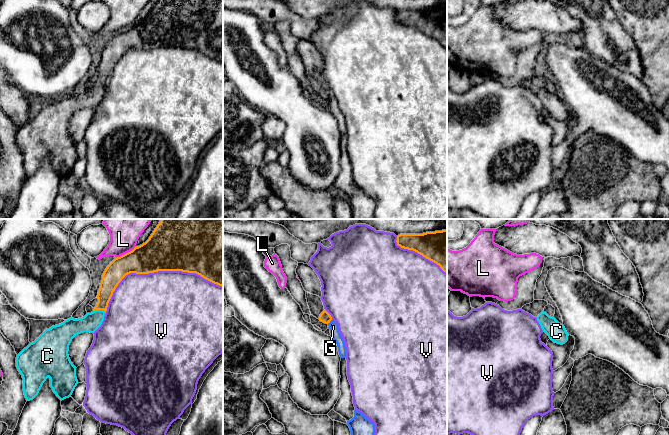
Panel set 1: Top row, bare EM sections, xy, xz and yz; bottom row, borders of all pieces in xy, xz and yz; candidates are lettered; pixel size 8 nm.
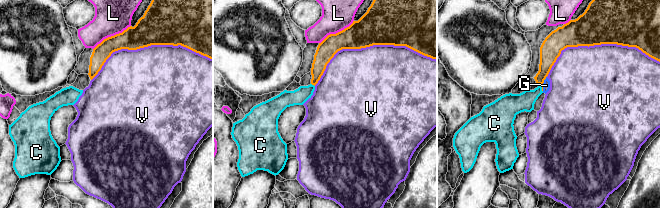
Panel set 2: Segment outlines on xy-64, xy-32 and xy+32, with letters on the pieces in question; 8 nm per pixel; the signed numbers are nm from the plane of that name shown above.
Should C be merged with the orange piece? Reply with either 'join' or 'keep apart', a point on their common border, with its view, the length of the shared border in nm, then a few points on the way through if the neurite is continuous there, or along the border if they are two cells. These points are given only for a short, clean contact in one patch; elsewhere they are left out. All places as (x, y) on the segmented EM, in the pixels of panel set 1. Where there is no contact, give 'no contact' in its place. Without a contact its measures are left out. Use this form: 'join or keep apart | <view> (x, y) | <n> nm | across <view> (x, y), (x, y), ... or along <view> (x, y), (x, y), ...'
join | xy (99, 309) | 110 nm | across xy (110, 280), (99, 309), (97, 316), (92, 321)

